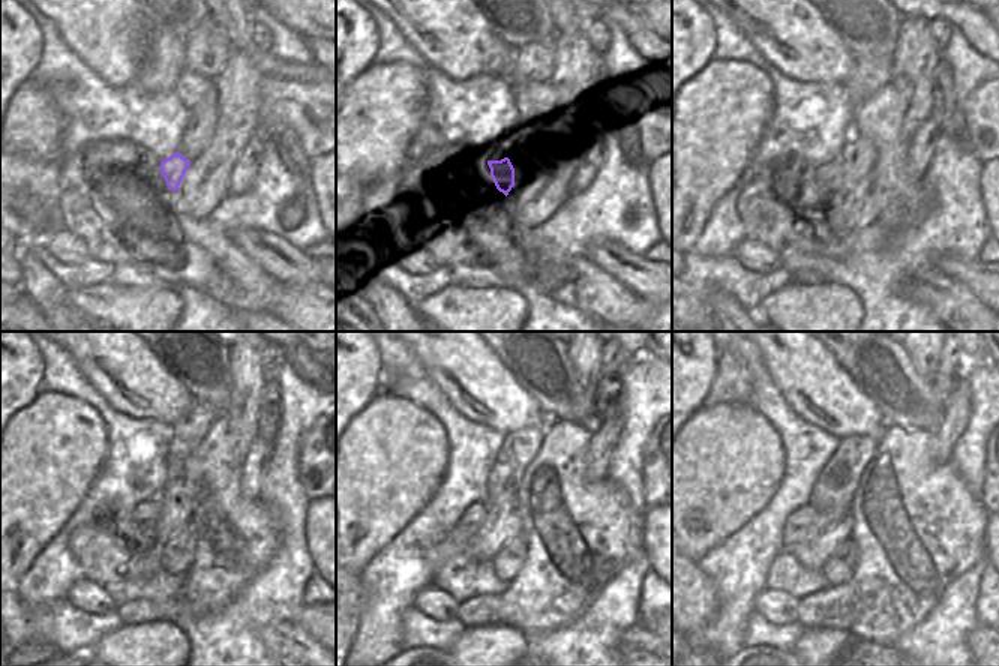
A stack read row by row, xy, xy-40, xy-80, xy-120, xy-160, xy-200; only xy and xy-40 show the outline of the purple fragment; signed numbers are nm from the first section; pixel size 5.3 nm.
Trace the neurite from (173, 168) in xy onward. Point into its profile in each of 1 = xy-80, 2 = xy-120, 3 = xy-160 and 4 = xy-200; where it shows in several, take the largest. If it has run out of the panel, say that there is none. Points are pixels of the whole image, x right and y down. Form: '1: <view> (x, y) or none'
1: xy-80 (828, 176)
2: xy-120 (146, 513)
3: xy-160 (468, 522)
4: xy-200 (798, 522)

